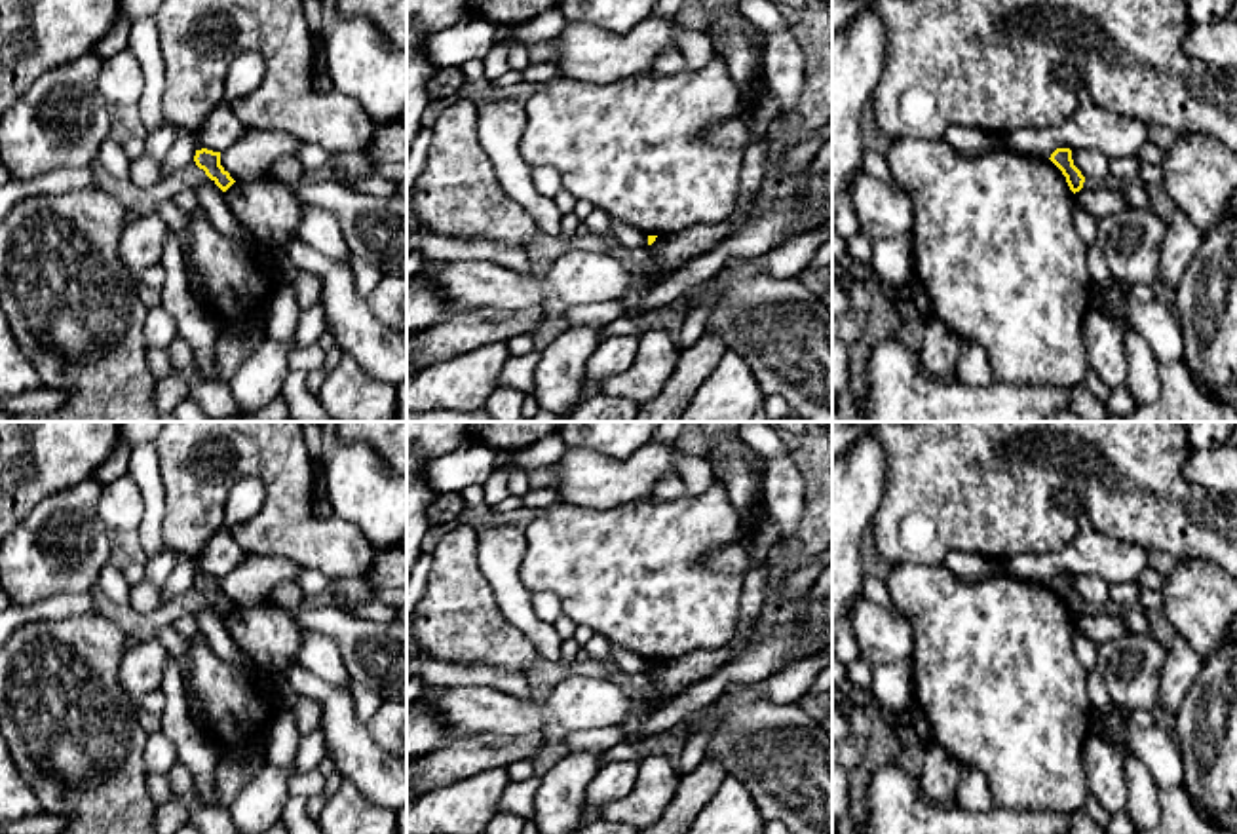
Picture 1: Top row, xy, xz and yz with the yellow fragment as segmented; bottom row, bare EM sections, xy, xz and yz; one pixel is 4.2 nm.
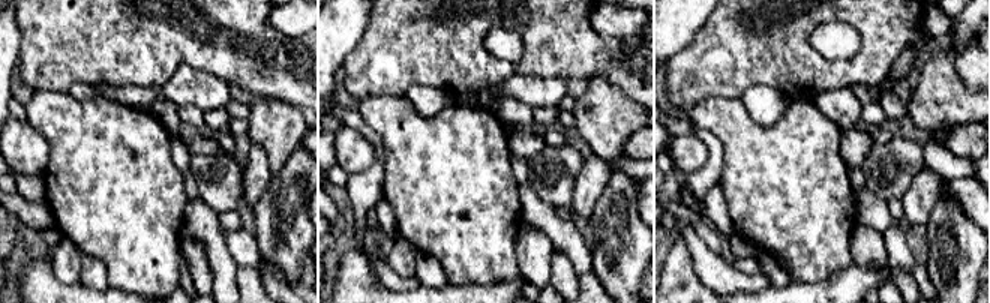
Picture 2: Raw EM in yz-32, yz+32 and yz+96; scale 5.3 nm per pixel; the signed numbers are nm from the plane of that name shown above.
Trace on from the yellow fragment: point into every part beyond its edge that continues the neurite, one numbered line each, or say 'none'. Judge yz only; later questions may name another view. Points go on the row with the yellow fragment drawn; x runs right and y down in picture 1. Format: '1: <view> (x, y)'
none

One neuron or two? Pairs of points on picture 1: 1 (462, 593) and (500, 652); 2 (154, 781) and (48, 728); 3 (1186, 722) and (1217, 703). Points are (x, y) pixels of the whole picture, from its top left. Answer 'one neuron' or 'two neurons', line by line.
1: one neuron
2: two neurons
3: one neuron

